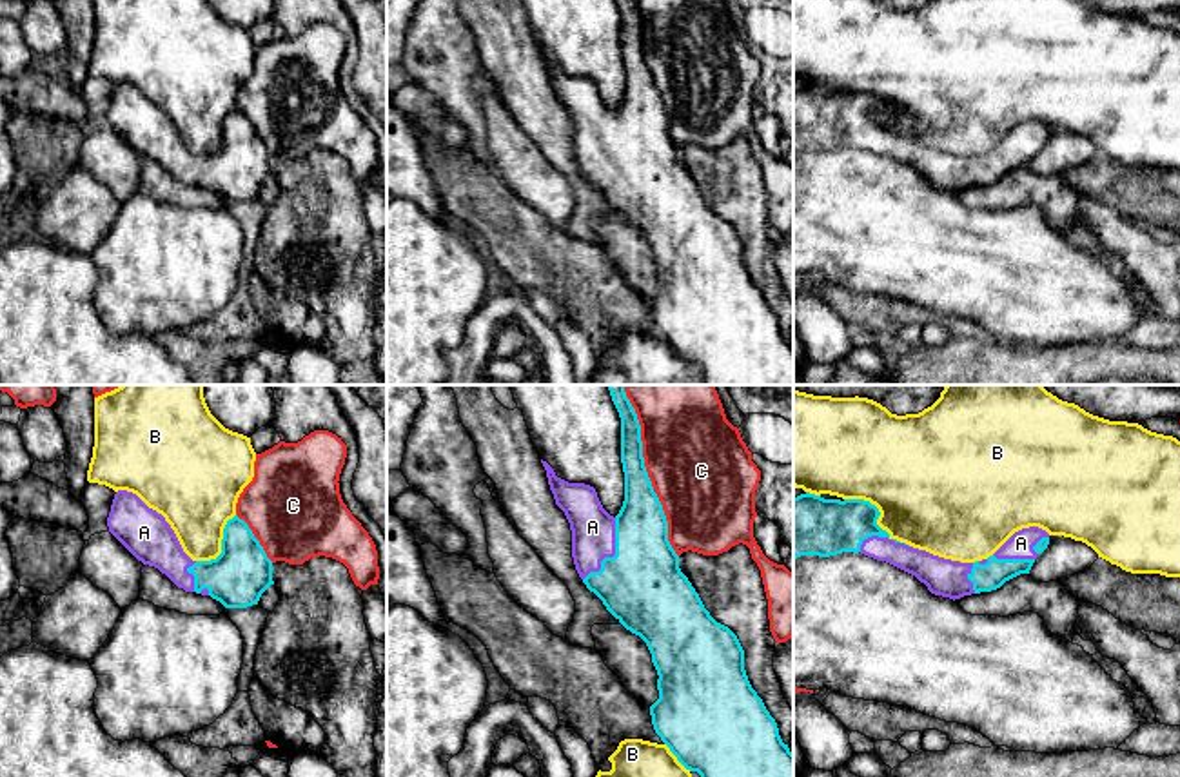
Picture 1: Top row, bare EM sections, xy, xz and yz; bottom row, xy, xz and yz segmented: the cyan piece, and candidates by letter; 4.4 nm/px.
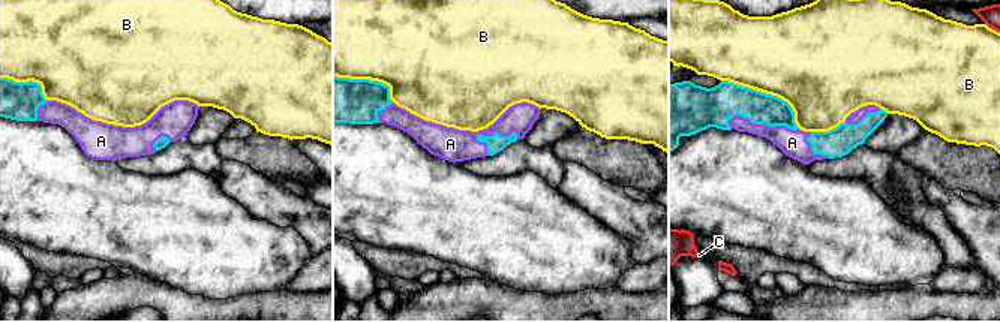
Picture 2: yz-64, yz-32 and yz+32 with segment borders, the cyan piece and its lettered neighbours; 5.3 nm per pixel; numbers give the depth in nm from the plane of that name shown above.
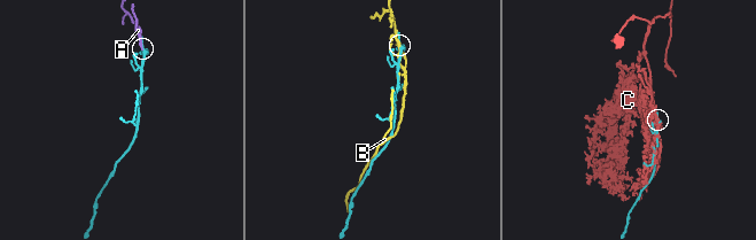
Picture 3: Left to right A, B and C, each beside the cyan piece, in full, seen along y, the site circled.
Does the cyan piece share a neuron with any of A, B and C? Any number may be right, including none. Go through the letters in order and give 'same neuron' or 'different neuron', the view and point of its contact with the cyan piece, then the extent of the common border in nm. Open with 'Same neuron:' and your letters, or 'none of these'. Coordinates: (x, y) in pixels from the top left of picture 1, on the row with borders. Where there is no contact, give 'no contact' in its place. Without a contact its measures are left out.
Same neuron: A
A: same neuron; contact xz (616, 554); length 320 nm
B: different neuron; contact yz (875, 507); length 280 nm
C: different neuron; contact xz (645, 471); length 800 nm

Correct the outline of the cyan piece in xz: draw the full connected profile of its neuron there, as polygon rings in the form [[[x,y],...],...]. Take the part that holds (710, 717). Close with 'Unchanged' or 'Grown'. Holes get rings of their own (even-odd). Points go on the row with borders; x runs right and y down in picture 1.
[[[608,385],[608,390],[621,418],[624,501],[619,514],[614,517],[603,508],[594,487],[557,477],[541,459],[556,505],[570,523],[575,570],[606,610],[646,643],[659,675],[659,699],[650,706],[652,724],[686,770],[701,777],[793,777],[793,753],[748,681],[737,635],[710,615],[679,568],[663,505],[644,467],[641,425],[624,385]]]. Grown

